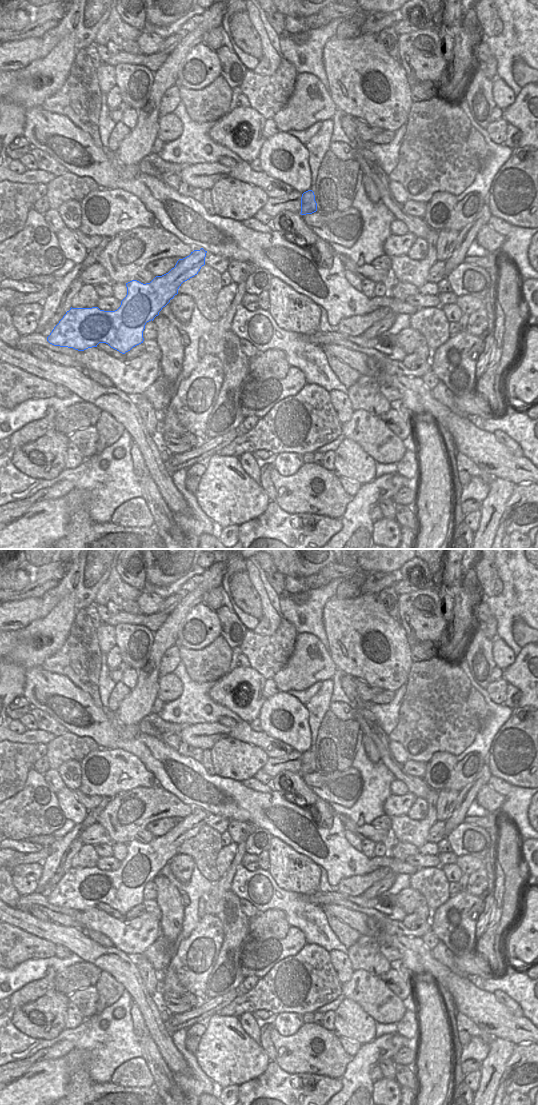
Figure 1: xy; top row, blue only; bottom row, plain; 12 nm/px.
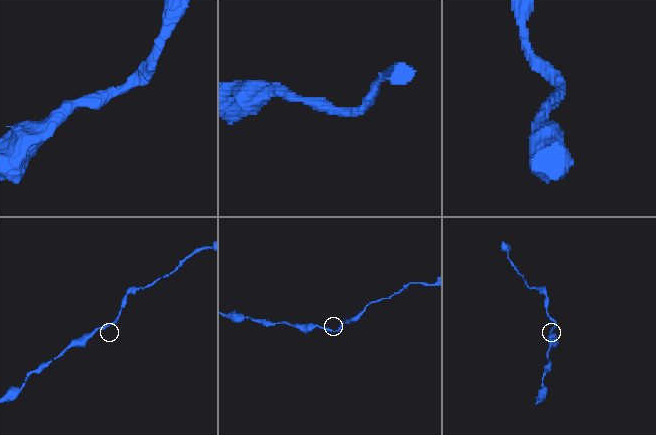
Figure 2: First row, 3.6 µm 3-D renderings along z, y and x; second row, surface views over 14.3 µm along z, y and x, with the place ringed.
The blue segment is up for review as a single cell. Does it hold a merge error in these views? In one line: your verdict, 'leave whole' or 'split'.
leave whole

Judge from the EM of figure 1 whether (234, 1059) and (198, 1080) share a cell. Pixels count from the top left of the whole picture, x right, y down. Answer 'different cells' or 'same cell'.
different cells

